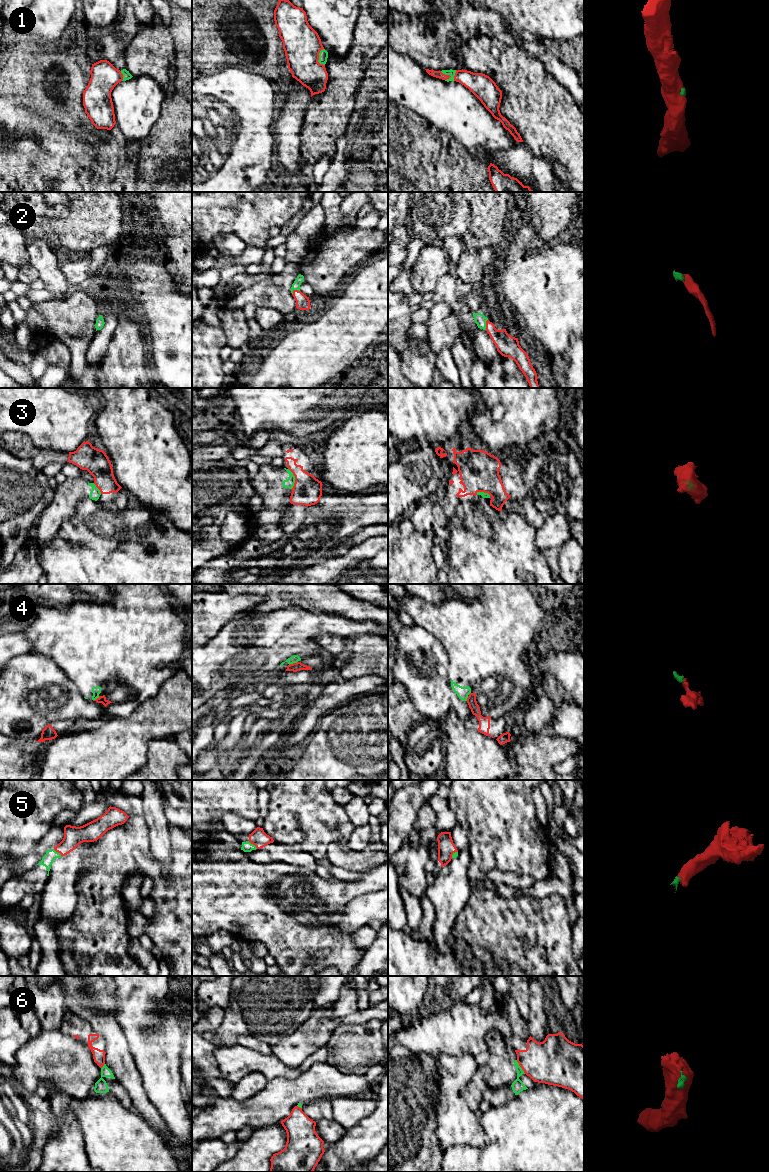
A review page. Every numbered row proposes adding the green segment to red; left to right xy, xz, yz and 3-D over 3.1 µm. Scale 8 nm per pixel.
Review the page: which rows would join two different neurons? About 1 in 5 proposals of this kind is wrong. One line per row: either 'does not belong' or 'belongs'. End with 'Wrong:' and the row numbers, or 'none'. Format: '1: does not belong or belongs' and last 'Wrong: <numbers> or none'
1: belongs
2: belongs
3: does not belong
4: does not belong
5: belongs
6: does not belong
Wrong: 3, 4, 6

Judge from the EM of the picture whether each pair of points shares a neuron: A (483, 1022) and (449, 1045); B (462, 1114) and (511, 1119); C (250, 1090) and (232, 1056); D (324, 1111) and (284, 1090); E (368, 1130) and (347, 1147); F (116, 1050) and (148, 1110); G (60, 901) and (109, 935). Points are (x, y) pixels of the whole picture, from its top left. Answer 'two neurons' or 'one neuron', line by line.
A: one neuron
B: two neurons
C: two neurons
D: two neurons
E: one neuron
F: one neuron
G: two neurons

